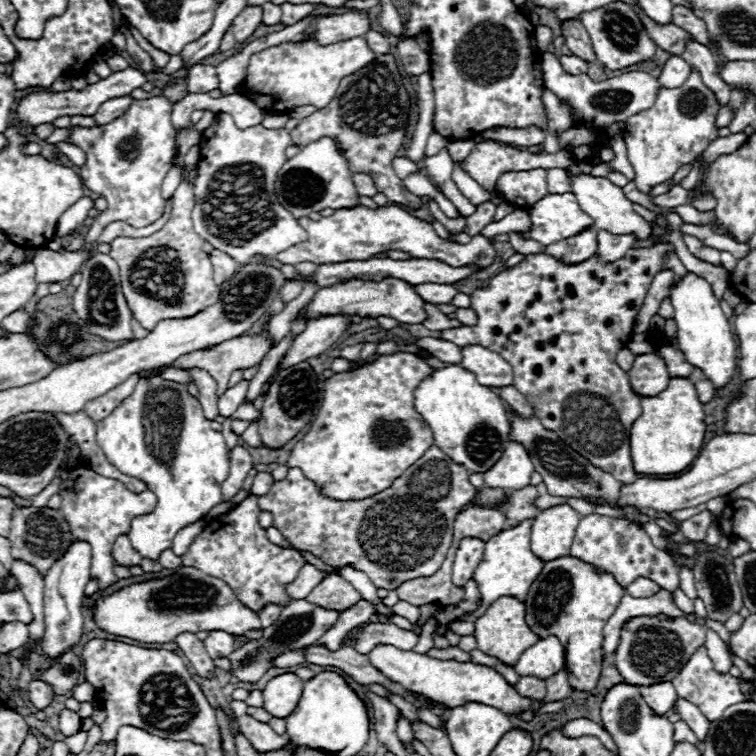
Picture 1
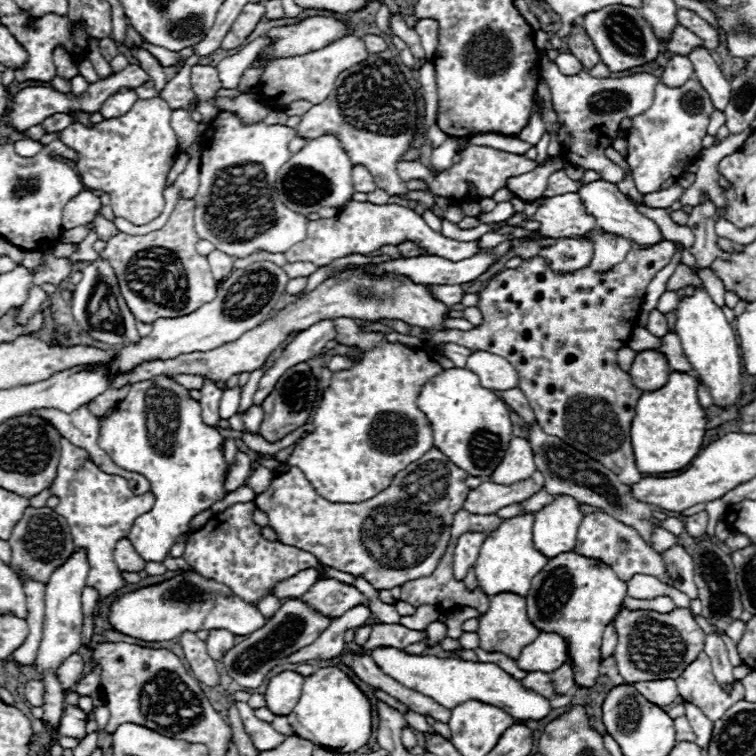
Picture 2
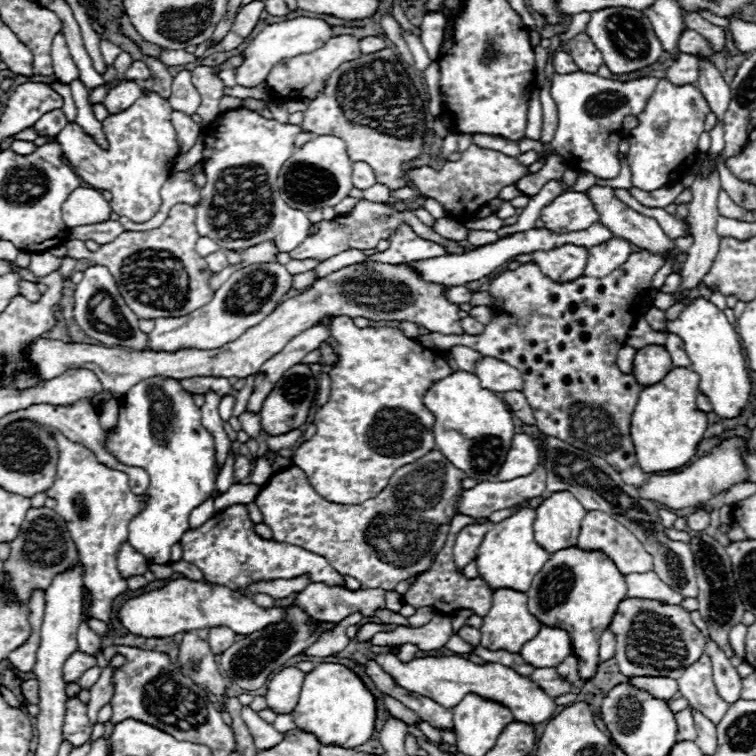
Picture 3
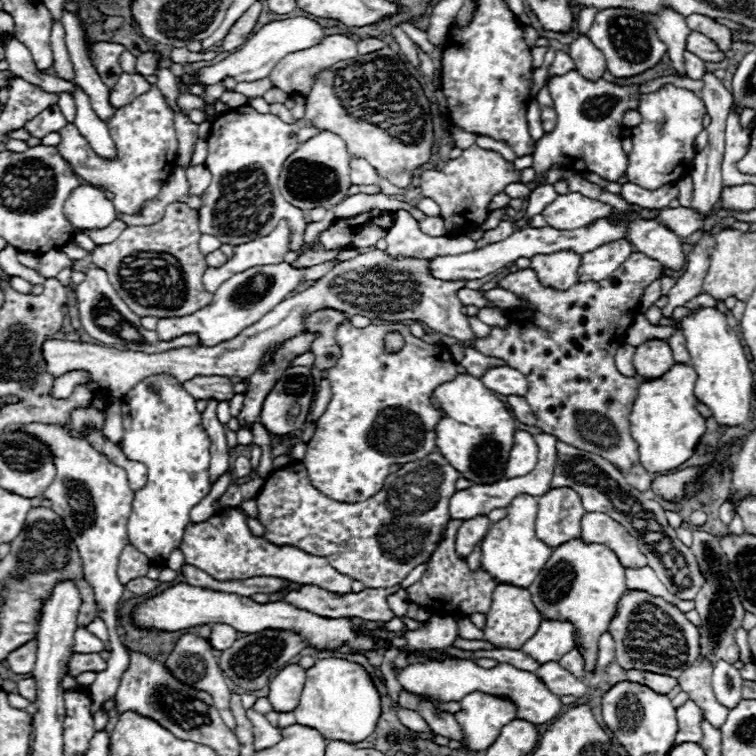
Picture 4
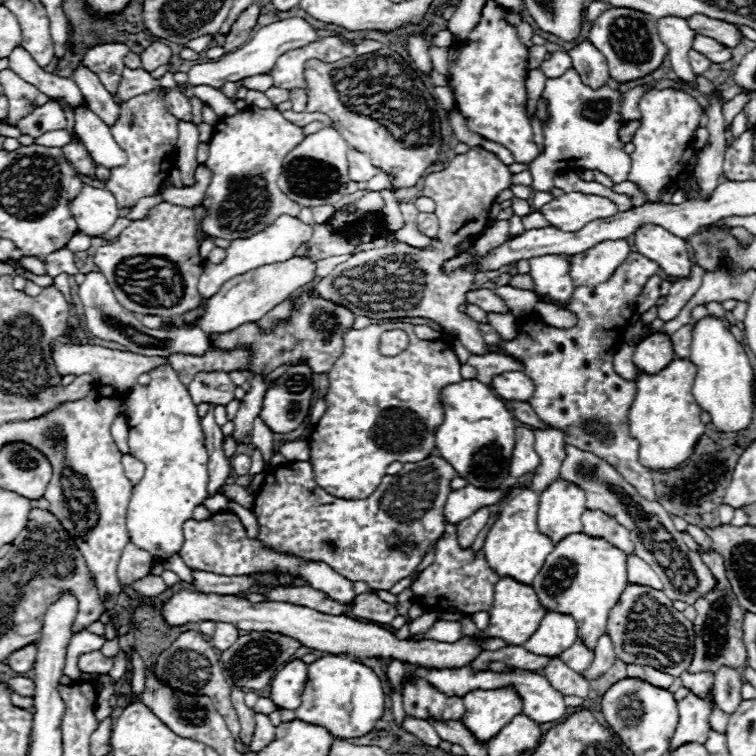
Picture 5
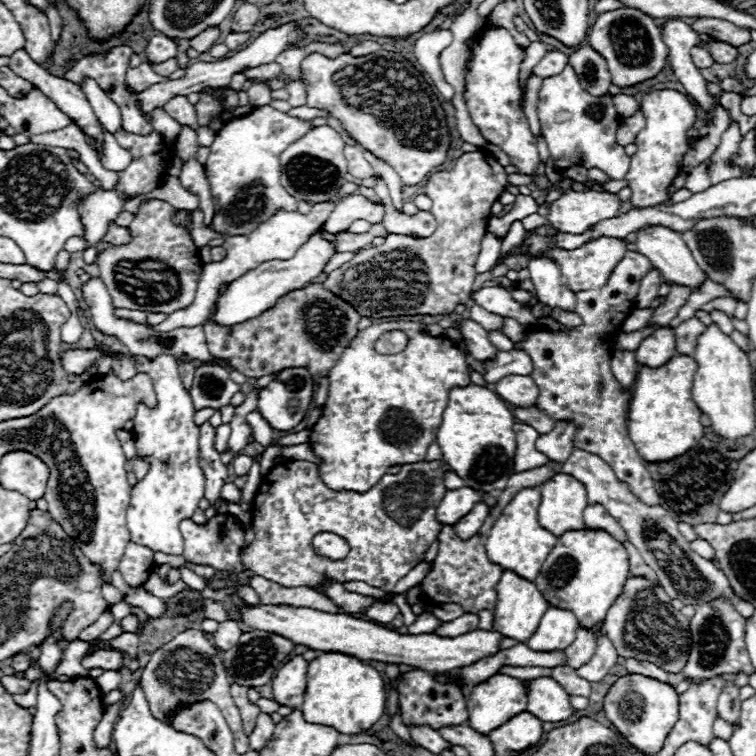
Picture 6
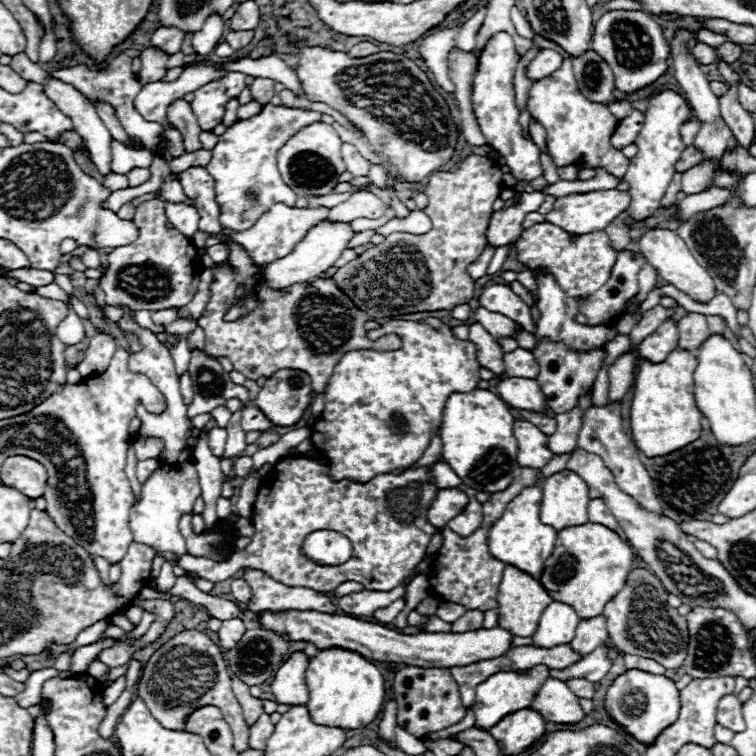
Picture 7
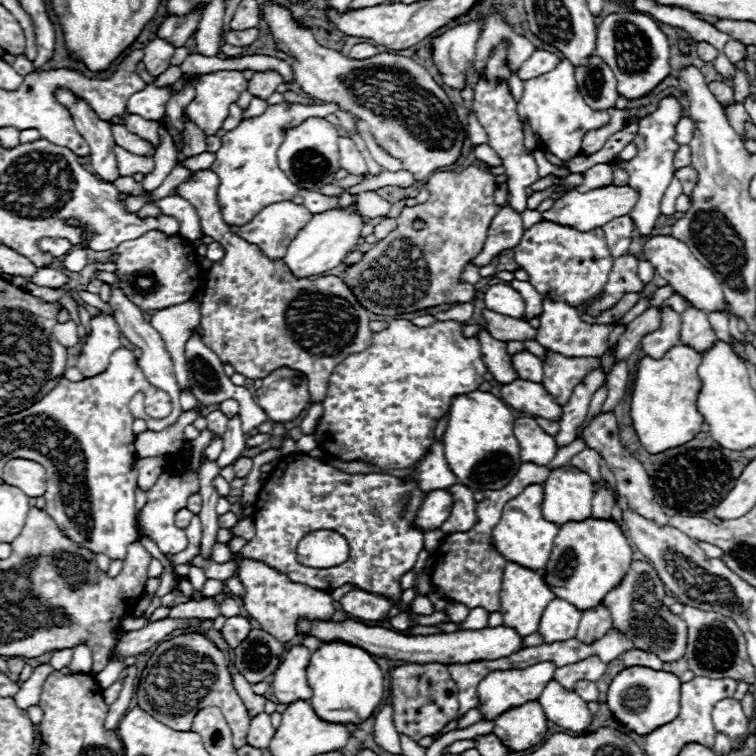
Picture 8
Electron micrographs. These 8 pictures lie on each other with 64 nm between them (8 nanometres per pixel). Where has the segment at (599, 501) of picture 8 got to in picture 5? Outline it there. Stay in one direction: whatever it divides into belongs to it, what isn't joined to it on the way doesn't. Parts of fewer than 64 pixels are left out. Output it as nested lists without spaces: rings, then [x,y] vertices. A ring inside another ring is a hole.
[[[586,510],[582,514],[582,526],[584,526],[584,534],[594,538],[608,538],[608,542],[612,542],[626,554],[634,552],[630,532],[602,510]]]

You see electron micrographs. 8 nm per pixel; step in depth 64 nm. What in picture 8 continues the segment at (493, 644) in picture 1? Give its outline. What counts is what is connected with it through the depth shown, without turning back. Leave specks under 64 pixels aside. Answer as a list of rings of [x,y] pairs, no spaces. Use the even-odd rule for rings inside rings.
[[[514,562],[506,564],[506,570],[504,570],[504,576],[502,576],[502,592],[500,592],[500,604],[502,604],[500,612],[504,616],[504,626],[514,628],[522,636],[538,632],[542,612],[552,598],[554,598],[554,594],[548,588],[542,572],[528,570],[528,568],[514,564]]]

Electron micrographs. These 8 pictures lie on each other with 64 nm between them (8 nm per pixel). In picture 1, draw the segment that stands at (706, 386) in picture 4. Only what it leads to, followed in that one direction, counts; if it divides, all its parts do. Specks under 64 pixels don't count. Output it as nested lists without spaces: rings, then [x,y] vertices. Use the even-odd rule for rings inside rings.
[[[688,274],[682,282],[670,288],[670,298],[674,304],[674,320],[678,326],[678,346],[684,352],[686,361],[700,368],[704,376],[714,384],[714,390],[722,390],[736,376],[736,340],[730,328],[726,314],[722,312],[719,301],[714,298],[710,284],[696,276]]]

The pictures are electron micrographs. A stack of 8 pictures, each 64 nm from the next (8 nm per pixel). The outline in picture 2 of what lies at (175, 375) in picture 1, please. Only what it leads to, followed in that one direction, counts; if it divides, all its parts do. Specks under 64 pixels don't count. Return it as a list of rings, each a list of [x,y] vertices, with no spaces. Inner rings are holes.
[[[180,374],[180,376],[172,376],[176,382],[180,382],[186,390],[200,390],[202,384],[204,384],[204,378],[202,376],[186,376],[186,374]]]

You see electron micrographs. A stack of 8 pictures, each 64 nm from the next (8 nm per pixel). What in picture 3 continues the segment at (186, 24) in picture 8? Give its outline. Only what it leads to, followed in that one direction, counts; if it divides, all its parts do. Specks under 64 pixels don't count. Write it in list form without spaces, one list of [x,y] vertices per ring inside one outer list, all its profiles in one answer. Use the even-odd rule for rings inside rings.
[[[136,60],[136,62],[132,62],[132,66],[126,70],[126,74],[124,74],[124,78],[132,78],[132,80],[146,80],[146,78],[150,78],[150,68],[144,64],[144,60]]]

